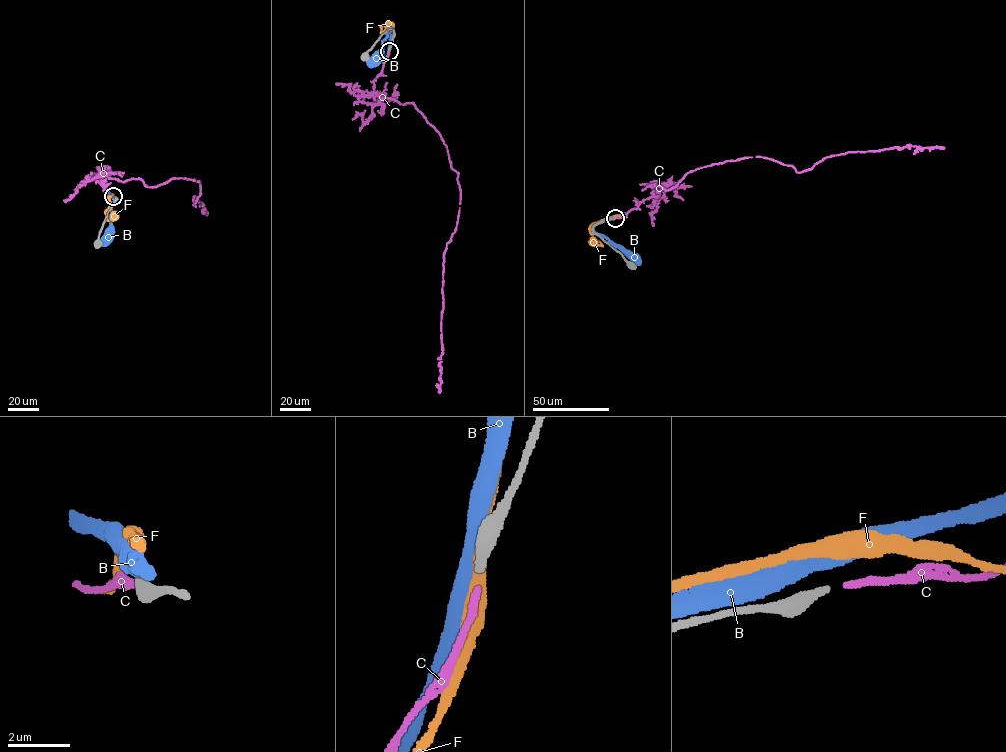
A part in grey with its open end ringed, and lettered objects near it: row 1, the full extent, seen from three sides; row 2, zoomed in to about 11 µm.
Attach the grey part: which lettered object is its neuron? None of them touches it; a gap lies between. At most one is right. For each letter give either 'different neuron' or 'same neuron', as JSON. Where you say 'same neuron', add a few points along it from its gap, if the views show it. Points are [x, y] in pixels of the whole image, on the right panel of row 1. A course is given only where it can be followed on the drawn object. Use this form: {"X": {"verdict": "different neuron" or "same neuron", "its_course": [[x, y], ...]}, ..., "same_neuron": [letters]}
{"B": {"verdict": "different neuron"}, "C": {"verdict": "same neuron", "its_course": [[615, 218], [659, 185], [667, 190], [688, 172], [726, 161], [761, 156], [801, 172], [848, 152], [935, 147]]}, "F": {"verdict": "different neuron"}, "same_neuron": ["C"]}

